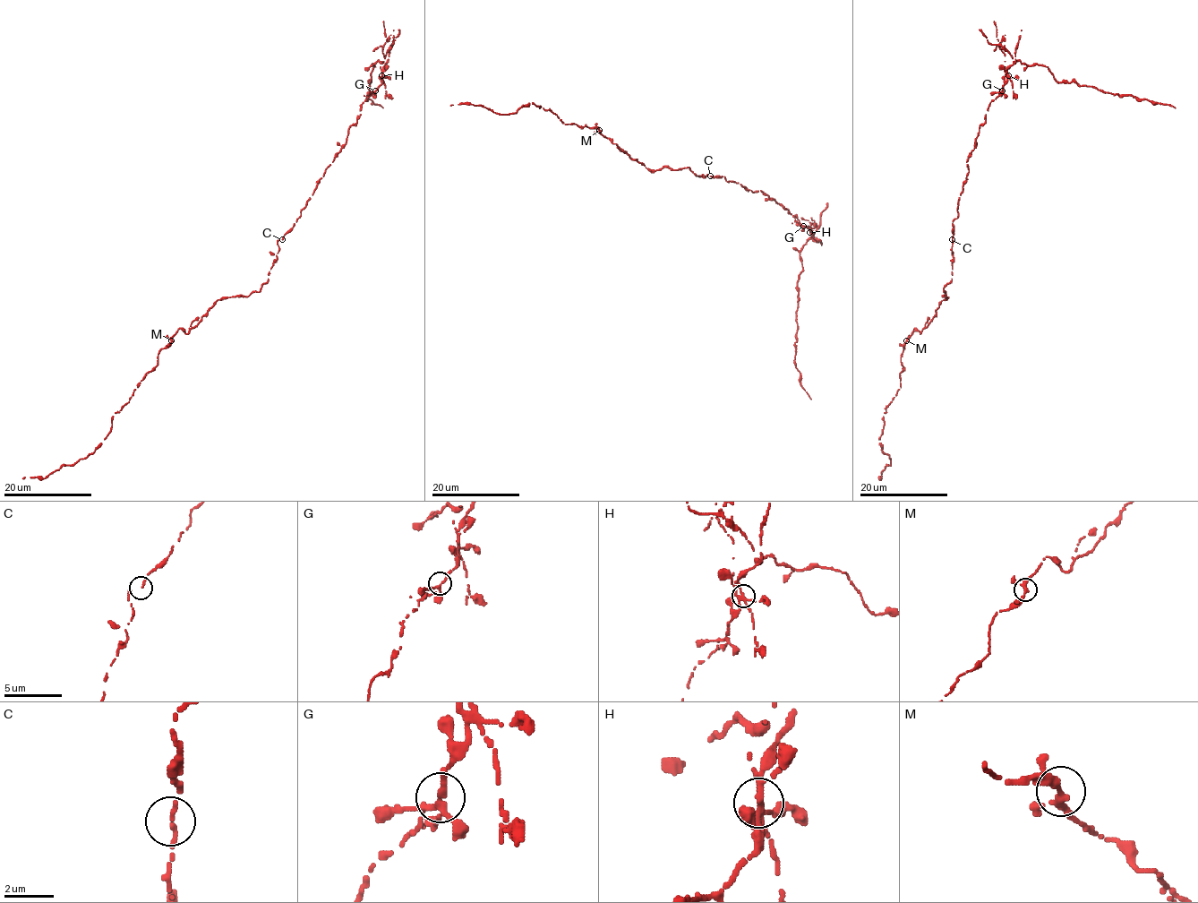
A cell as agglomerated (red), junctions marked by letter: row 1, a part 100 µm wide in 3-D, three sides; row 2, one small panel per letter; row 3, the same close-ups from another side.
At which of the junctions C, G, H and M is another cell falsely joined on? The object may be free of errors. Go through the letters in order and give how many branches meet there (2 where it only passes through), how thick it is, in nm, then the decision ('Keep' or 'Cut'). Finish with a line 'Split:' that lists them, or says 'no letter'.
C: Branches: 2. Thickness 140 nm. Keep
G: Branches: 4. Thickness 240 nm. Keep
H: Branches: 3. Thickness 240 nm. Cut
M: Branches: 3. Thickness 240 nm. Keep
Split: H

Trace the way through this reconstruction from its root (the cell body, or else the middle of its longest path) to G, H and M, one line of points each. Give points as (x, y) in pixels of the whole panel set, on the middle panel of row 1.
G: (710, 176), (722, 176), (729, 182), (737, 182), (752, 192), (760, 190), (784, 210), (789, 210), (803, 226)
H: (710, 176), (722, 176), (752, 192), (760, 190), (789, 210), (809, 233)
M: (710, 176), (696, 176), (688, 167), (677, 170), (667, 167), (649, 170), (637, 159), (632, 159), (599, 130)

